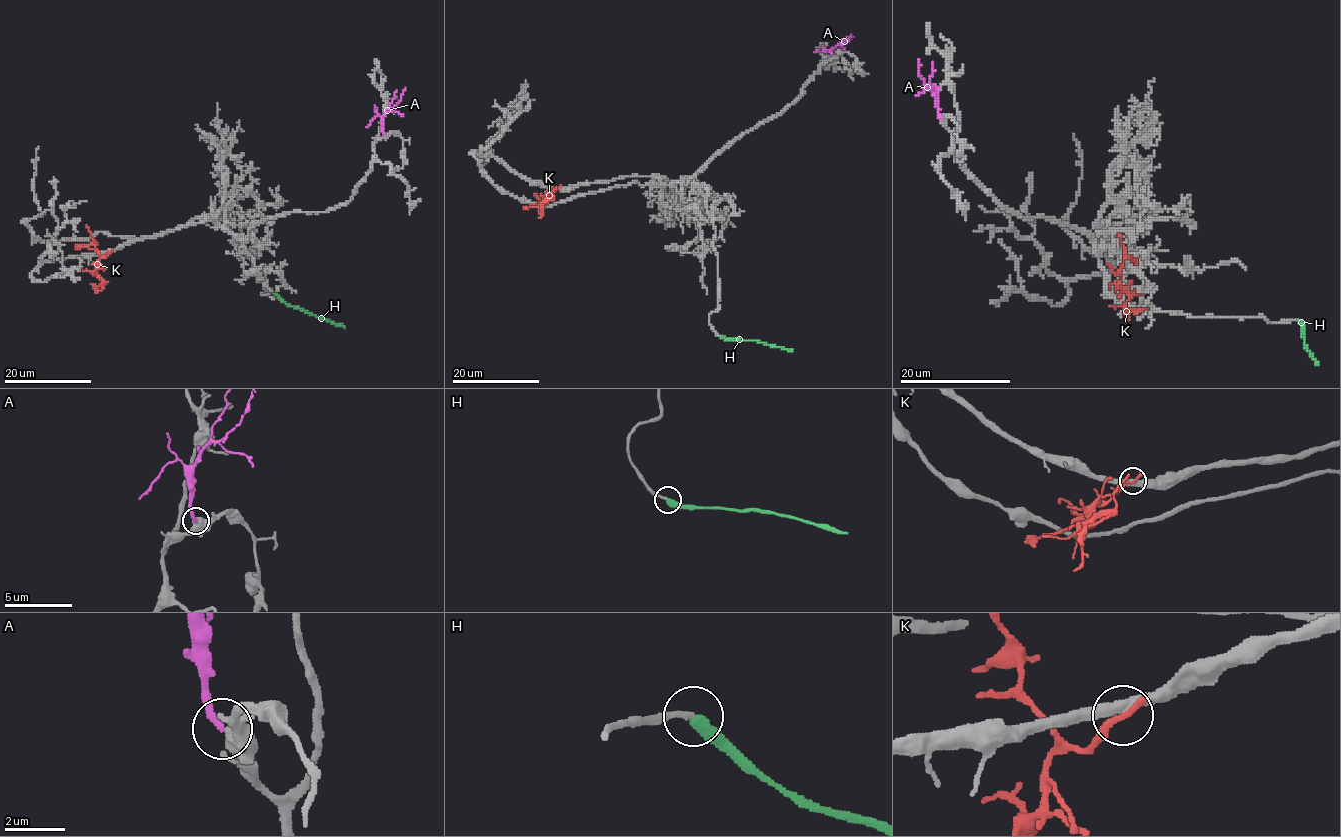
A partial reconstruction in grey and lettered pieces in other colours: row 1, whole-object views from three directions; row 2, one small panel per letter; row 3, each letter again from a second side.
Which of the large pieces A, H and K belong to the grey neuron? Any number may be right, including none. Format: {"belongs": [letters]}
{"belongs": ["H"]}

